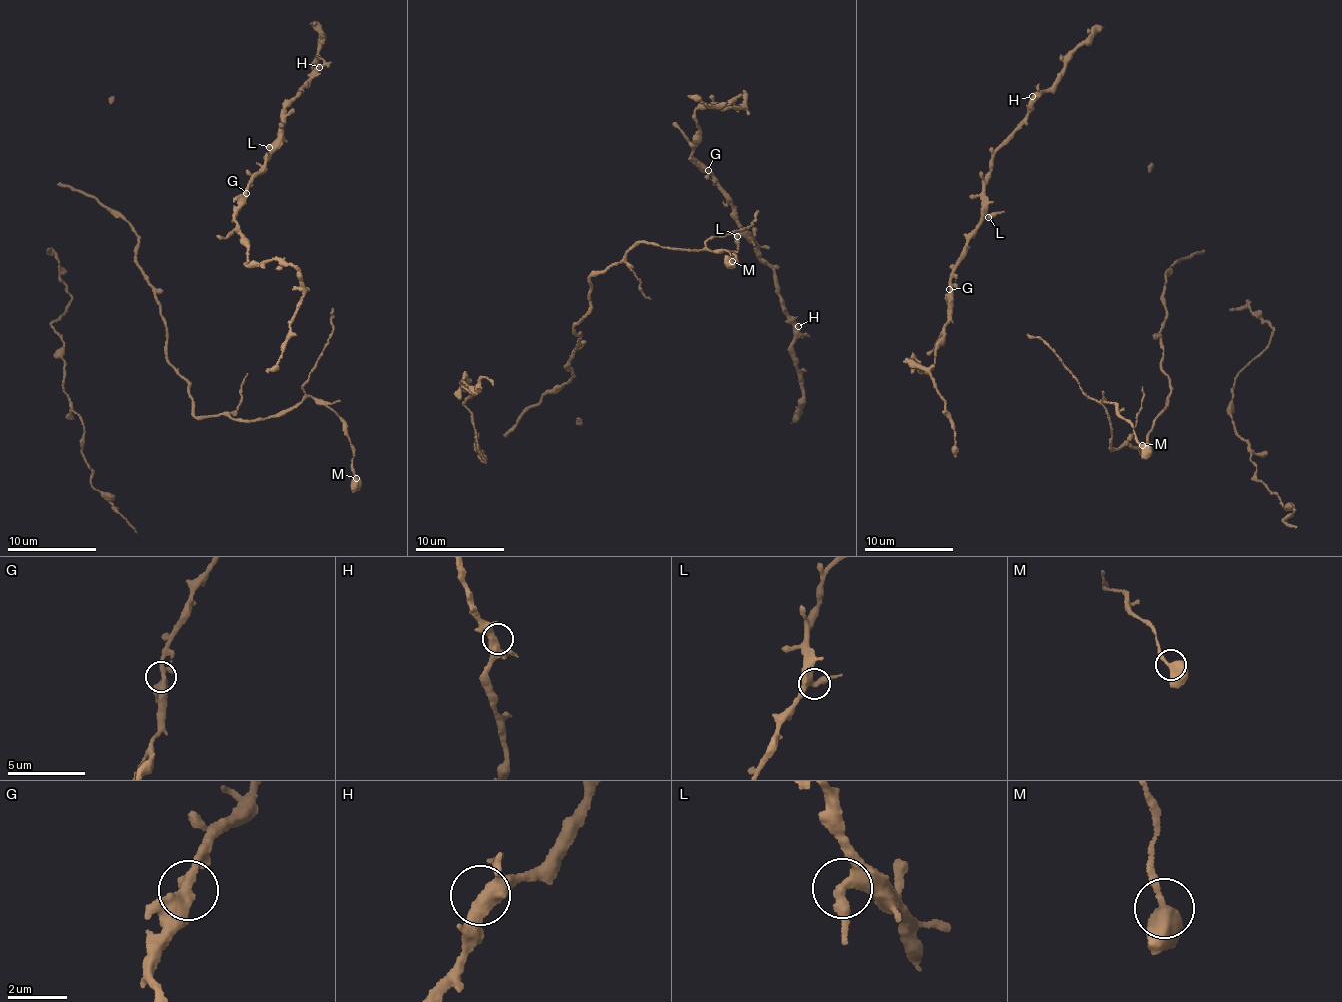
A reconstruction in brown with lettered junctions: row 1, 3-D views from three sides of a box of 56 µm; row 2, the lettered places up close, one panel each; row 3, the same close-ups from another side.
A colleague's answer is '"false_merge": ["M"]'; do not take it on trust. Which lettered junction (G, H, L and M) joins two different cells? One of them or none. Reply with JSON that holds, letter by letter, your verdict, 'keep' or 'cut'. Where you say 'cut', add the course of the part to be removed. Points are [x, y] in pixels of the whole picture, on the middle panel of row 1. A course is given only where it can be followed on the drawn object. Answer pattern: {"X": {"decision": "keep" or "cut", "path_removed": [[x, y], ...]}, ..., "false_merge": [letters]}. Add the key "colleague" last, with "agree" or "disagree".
{"G": {"decision": "keep"}, "H": {"decision": "keep"}, "L": {"decision": "keep"}, "M": {"decision": "cut"}, "false_merge": ["M"], "colleague": "agree"}

